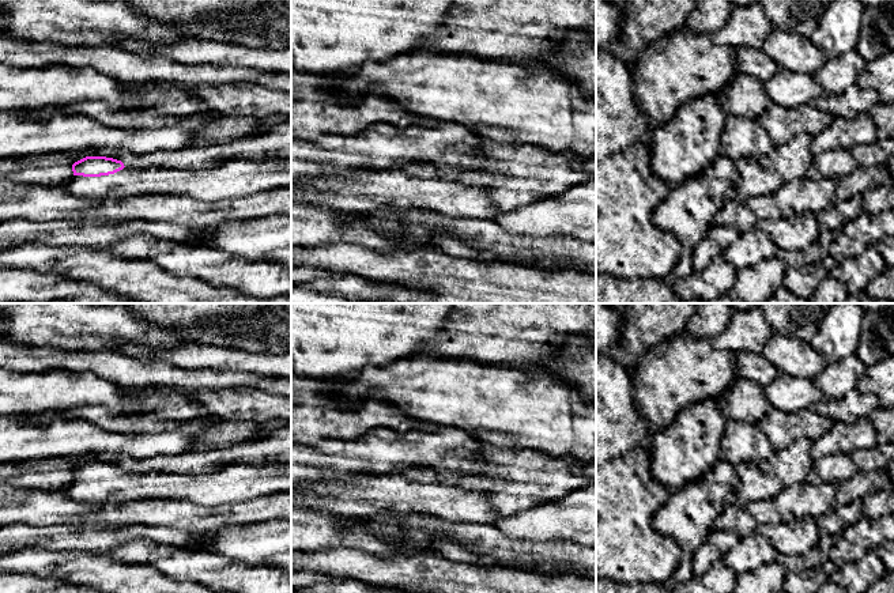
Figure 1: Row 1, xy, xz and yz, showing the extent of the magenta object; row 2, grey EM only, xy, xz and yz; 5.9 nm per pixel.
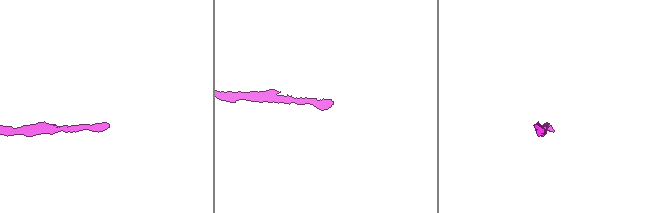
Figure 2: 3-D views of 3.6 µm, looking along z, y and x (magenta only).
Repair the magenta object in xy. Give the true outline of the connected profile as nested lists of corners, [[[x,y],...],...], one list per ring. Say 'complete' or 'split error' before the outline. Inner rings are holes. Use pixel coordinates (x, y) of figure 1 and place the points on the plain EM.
split error; [[[86,461],[72,476],[75,481],[61,492],[88,505],[154,499],[216,507],[291,492],[291,467],[278,464],[233,464],[208,473],[135,473],[113,462]]]

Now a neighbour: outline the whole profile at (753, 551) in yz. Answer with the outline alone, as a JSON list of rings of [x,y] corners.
[[[758,530],[739,540],[721,560],[735,573],[752,571],[778,559],[777,549]]]

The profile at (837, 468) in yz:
[[[835,453],[814,461],[812,471],[822,481],[841,484],[853,477],[859,468],[849,453]]]

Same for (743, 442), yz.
[[[727,420],[720,443],[720,460],[732,467],[743,462],[758,464],[761,460],[767,460],[773,453],[773,445],[757,424]]]

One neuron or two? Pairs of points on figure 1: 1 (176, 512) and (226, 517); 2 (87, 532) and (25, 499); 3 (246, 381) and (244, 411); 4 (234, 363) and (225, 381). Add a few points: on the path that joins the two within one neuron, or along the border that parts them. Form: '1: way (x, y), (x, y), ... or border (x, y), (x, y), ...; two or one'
1: way (188, 512), (202, 512), (208, 517), (214, 517); one
2: border (71, 524), (40, 527); two
3: border (214, 386), (256, 386), (276, 395); two
4: border (197, 370), (245, 370), (261, 377); two

